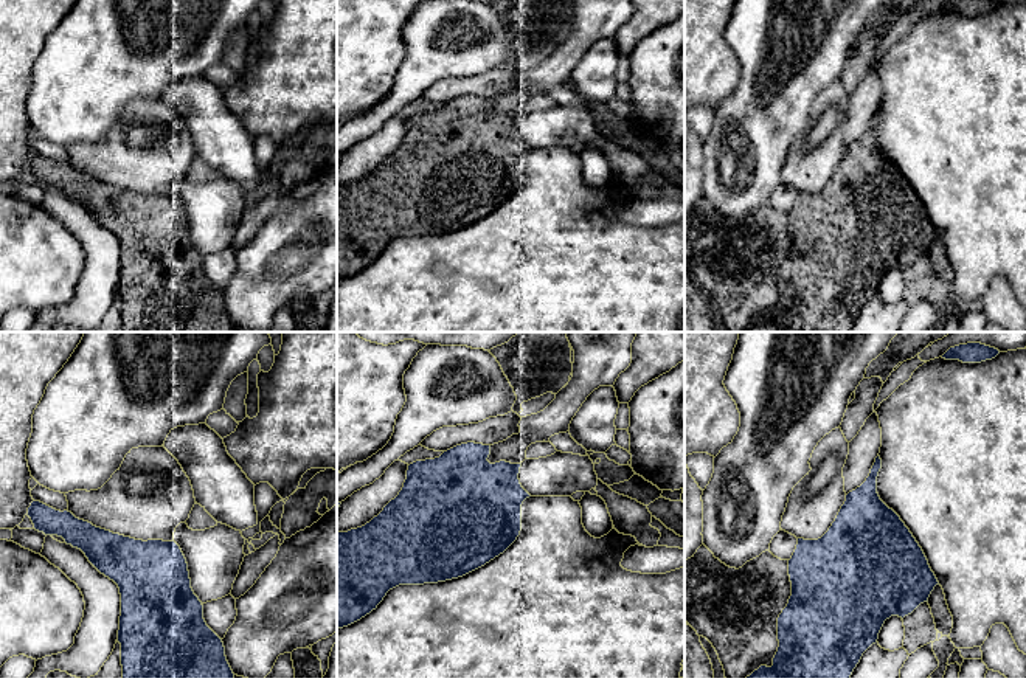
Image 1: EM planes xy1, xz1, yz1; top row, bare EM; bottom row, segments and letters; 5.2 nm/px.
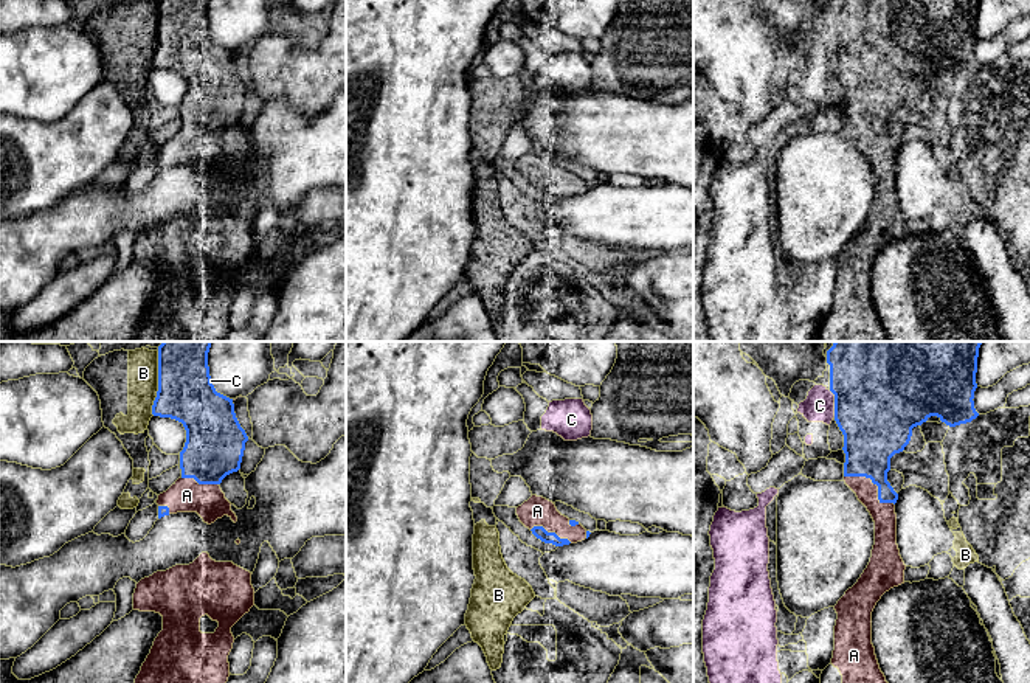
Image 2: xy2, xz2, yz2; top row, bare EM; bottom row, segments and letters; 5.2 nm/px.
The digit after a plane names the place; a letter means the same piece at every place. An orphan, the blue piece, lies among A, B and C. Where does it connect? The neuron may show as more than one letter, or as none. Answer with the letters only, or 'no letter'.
A

